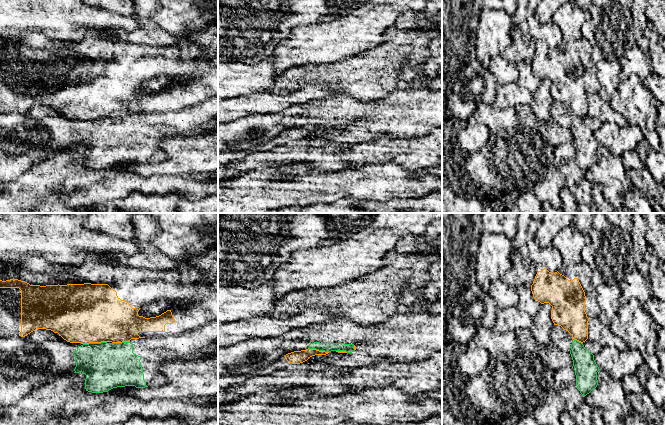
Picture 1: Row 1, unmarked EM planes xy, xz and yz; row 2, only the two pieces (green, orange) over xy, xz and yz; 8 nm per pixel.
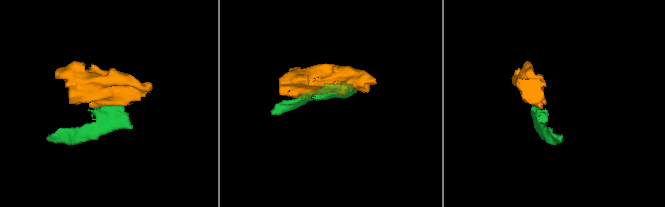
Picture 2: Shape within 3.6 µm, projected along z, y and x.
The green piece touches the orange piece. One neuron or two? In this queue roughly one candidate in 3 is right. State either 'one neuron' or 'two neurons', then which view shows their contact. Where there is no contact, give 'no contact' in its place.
two neurons; meets green in xy

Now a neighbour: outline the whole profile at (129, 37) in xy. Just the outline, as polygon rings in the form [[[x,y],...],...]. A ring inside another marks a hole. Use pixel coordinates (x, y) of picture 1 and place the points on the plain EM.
[[[132,0],[132,17],[138,23],[138,28],[132,32],[119,31],[120,40],[148,46],[173,45],[177,38],[163,30],[153,20],[160,7],[159,0]]]

